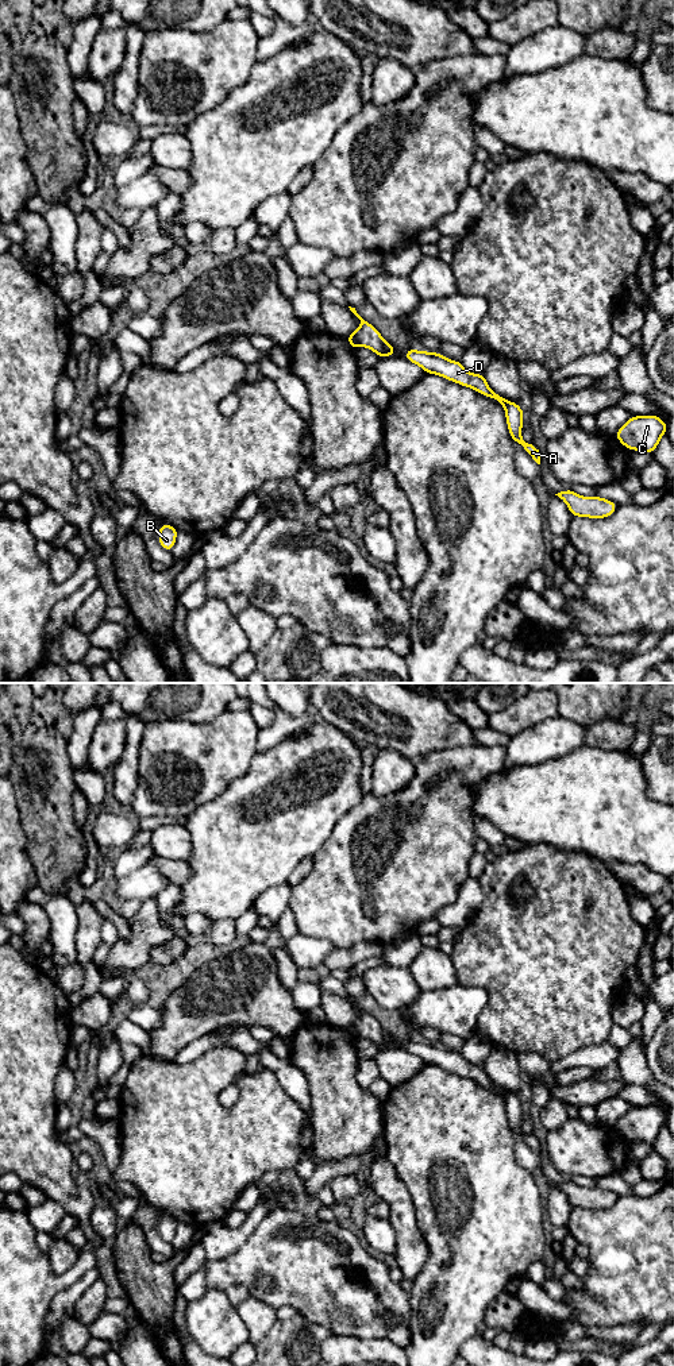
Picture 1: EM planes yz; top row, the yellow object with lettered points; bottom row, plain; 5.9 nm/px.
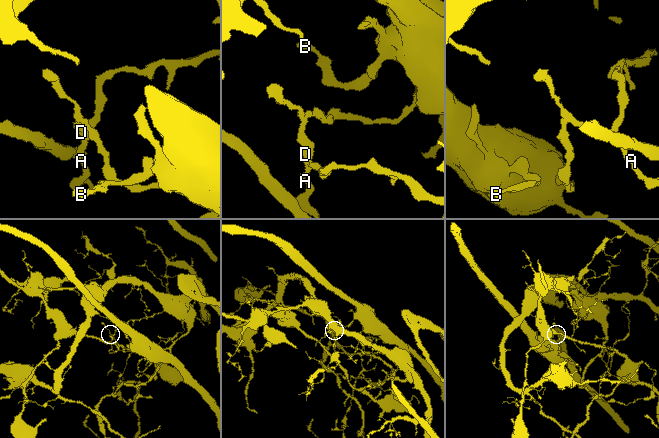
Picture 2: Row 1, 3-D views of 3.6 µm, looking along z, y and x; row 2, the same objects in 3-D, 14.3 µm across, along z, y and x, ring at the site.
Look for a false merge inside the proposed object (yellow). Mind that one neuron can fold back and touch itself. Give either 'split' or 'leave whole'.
split

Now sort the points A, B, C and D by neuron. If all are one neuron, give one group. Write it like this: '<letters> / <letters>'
A C D / B

